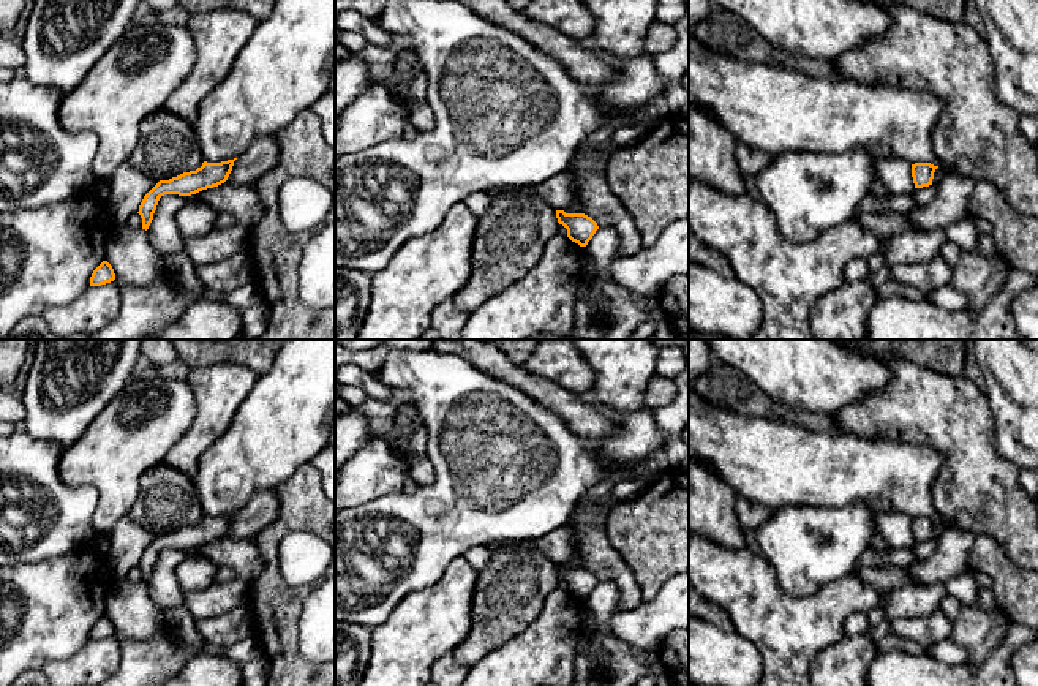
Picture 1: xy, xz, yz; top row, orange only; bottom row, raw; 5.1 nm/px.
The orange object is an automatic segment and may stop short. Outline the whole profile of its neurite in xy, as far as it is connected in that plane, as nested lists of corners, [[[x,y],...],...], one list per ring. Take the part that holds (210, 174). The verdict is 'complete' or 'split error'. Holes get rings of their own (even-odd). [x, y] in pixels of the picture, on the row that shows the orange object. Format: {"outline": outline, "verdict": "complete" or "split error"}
{"outline": [[[234,160],[221,163],[204,161],[196,171],[183,172],[169,180],[160,180],[142,199],[139,205],[139,215],[142,218],[142,229],[149,229],[158,201],[164,194],[191,196],[202,190],[218,187],[224,183],[232,171]]], "verdict": "complete"}

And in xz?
{"outline": [[[556,210],[558,223],[567,229],[567,237],[586,247],[599,229],[597,223],[585,213],[566,213],[564,210]]], "verdict": "complete"}

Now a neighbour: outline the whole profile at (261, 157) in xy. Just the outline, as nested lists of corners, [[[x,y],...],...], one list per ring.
[[[275,136],[259,138],[234,161],[228,182],[251,187],[276,166],[278,158]]]

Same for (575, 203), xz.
[[[574,158],[574,161],[570,164],[569,175],[574,180],[572,199],[562,210],[566,213],[583,213],[583,207],[581,207],[583,202],[581,202],[581,194],[580,194],[580,182],[578,182],[578,175],[575,172],[575,158]]]

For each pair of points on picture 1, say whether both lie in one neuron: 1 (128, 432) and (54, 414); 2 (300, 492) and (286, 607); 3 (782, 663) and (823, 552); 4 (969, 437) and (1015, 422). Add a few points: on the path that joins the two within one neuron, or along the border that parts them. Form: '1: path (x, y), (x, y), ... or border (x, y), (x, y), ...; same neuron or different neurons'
1: border (116, 395), (65, 449); different neurons
2: path (288, 520), (270, 538), (270, 579); same neuron
3: border (776, 574), (793, 595), (841, 577); different neurons
4: border (985, 392), (994, 418), (994, 446), (1011, 462); different neurons

